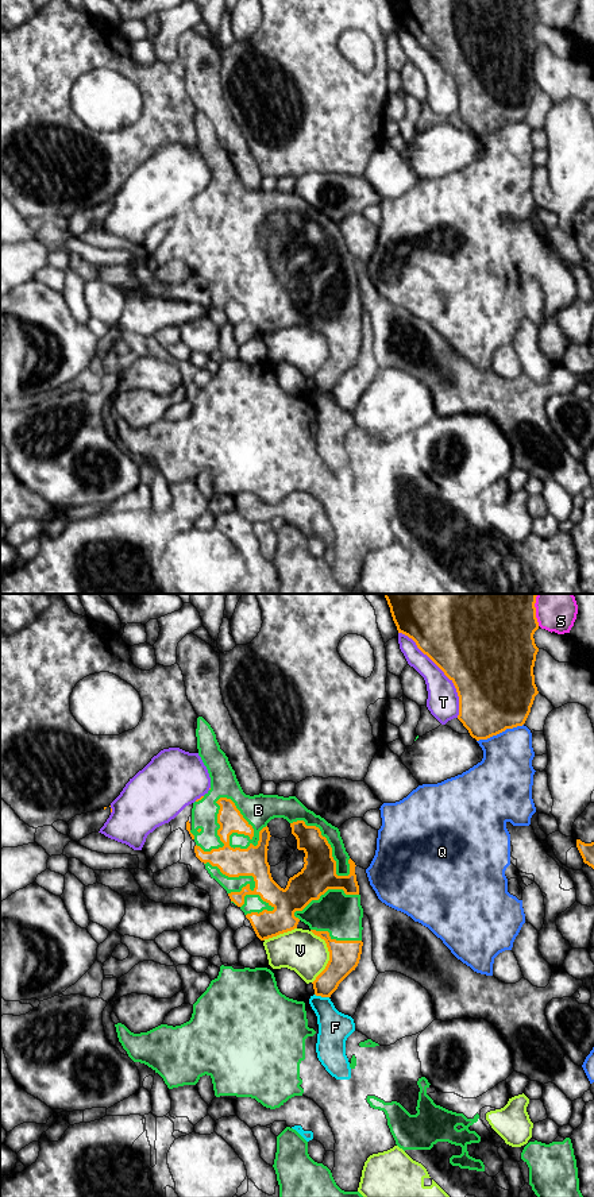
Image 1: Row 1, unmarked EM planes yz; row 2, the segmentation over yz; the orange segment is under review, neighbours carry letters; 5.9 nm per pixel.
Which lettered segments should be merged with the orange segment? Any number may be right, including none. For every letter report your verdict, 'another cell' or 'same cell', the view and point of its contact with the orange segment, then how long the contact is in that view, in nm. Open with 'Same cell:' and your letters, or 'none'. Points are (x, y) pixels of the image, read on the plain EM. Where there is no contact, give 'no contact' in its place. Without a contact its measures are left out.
Same cell: none
B: another cell; contact yz (240, 209); length 440 nm
F: another cell; contact yz (321, 392); length 90 nm
Q: another cell; contact yz (500, 127); length 300 nm
S: another cell; contact yz (535, 11); length 130 nm
T: another cell; contact yz (443, 66); length 600 nm
V: another cell; contact yz (330, 351); length 320 nm

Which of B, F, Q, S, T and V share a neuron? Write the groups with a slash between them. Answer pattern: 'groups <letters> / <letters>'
groups B / F / Q / S / T / V

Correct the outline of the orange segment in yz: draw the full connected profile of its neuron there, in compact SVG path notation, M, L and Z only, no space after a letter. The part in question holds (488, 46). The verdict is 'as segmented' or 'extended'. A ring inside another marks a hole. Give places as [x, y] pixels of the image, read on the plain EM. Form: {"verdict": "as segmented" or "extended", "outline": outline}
{"verdict": "as segmented", "outline": "M389 0L389 3L398 28L412 34L454 78L459 92L458 115L472 134L487 135L525 119L539 89L533 70L539 47L533 34L539 24L535 0Z"}

